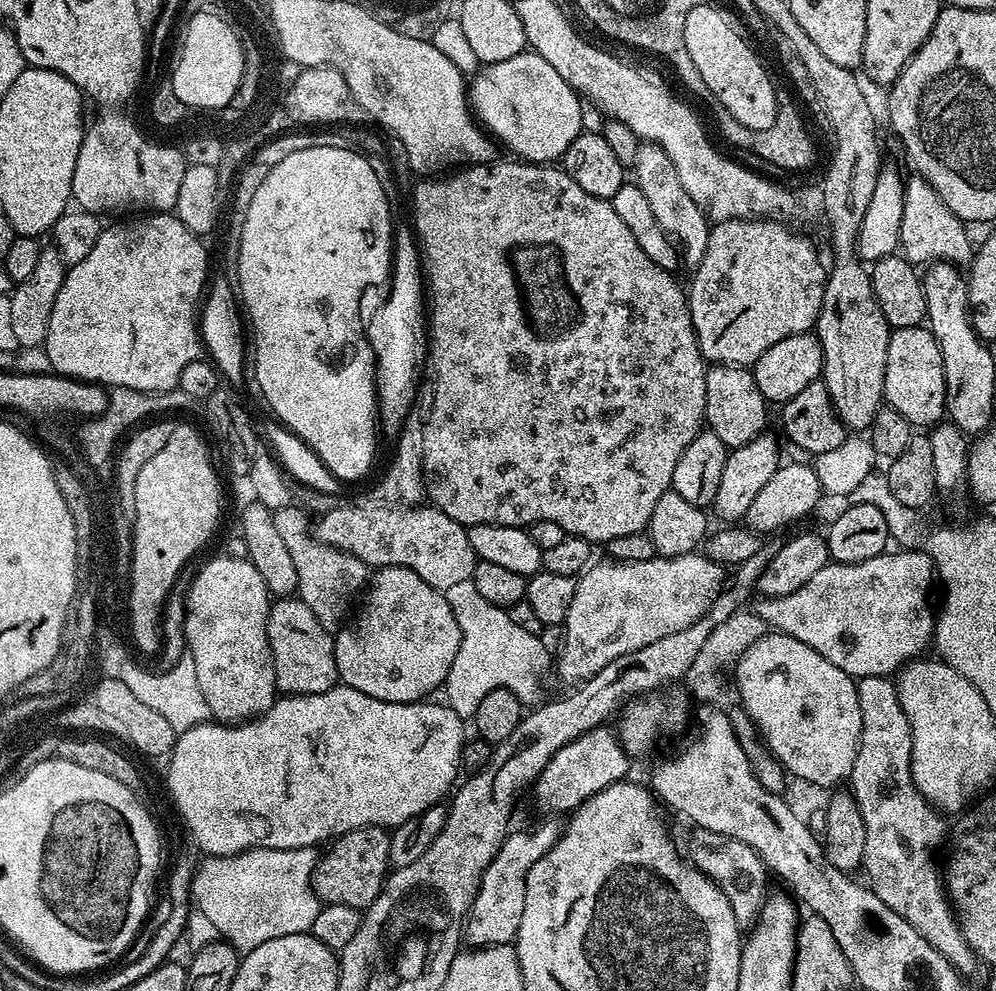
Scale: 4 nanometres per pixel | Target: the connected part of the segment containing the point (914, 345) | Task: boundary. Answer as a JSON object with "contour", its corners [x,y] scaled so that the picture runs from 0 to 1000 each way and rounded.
{"contour":[[[931,329],[897,334],[894,349],[890,349],[888,408],[902,414],[906,422],[924,434],[935,433],[949,423],[952,403],[946,373],[946,353],[942,353],[942,345]]]}

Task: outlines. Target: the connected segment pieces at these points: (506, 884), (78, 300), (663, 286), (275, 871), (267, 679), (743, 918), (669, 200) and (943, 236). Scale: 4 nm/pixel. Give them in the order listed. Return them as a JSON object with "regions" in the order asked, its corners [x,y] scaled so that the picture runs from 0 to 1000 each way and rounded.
{"regions":[[[[546,825],[539,836],[531,840],[511,839],[501,858],[484,882],[476,910],[466,930],[465,943],[471,954],[479,957],[491,957],[497,953],[514,953],[520,942],[520,930],[524,930],[524,918],[528,914],[528,882],[532,874],[540,870],[560,850],[564,839],[563,828],[558,825]]],[[[141,216],[136,220],[129,220],[126,226],[112,226],[103,231],[94,244],[94,252],[82,260],[82,264],[71,267],[64,275],[62,293],[58,293],[58,301],[54,301],[54,313],[50,313],[50,325],[46,333],[46,341],[42,348],[42,355],[48,358],[52,366],[51,374],[61,379],[71,379],[74,383],[83,383],[111,390],[112,392],[130,392],[144,396],[170,396],[173,392],[180,392],[183,373],[191,369],[191,365],[202,362],[203,344],[202,332],[199,330],[199,308],[207,295],[207,284],[210,282],[210,251],[202,239],[196,238],[177,219],[176,216]]],[[[521,159],[510,161],[495,160],[489,165],[475,165],[455,173],[455,178],[445,180],[426,180],[422,187],[414,194],[414,210],[418,213],[416,237],[420,243],[421,255],[424,259],[425,277],[428,280],[428,295],[432,300],[432,314],[428,319],[429,330],[429,360],[428,379],[438,383],[438,408],[434,408],[434,424],[430,424],[430,440],[426,440],[426,456],[430,456],[430,474],[434,480],[434,492],[428,497],[429,504],[440,515],[444,515],[456,527],[473,531],[475,529],[499,529],[500,531],[516,531],[529,534],[536,527],[560,527],[566,538],[580,543],[588,543],[595,551],[609,550],[611,545],[624,543],[624,539],[641,539],[648,536],[653,527],[653,519],[657,519],[657,511],[665,498],[669,498],[675,491],[677,474],[681,471],[681,462],[697,446],[697,442],[708,431],[707,415],[709,414],[709,364],[703,356],[699,344],[699,334],[693,321],[691,301],[688,288],[682,287],[676,275],[670,274],[661,264],[653,264],[653,259],[641,248],[637,236],[629,229],[629,224],[616,212],[613,202],[605,202],[596,196],[588,196],[576,180],[566,173],[565,169],[554,165],[536,165]]],[[[248,856],[237,864],[209,864],[200,869],[193,886],[192,907],[201,920],[213,931],[218,946],[232,953],[244,963],[271,951],[271,947],[287,947],[287,942],[312,941],[315,926],[319,926],[323,910],[313,897],[313,879],[319,867],[317,856],[275,858],[274,856]]],[[[220,559],[196,574],[187,598],[183,641],[189,645],[187,656],[195,664],[209,717],[218,728],[254,726],[279,705],[269,647],[270,613],[267,587],[250,565]]],[[[696,835],[695,845],[691,848],[690,867],[696,876],[713,885],[729,902],[737,926],[745,934],[755,934],[763,927],[763,919],[773,903],[771,884],[773,877],[756,856],[741,846],[729,846],[729,842],[717,842],[708,836]]],[[[644,144],[641,159],[637,166],[637,185],[645,192],[649,204],[653,204],[653,212],[657,220],[661,220],[661,228],[669,237],[675,239],[688,267],[698,268],[705,264],[705,256],[709,256],[709,244],[713,233],[713,223],[708,218],[701,204],[689,196],[689,188],[685,188],[685,180],[681,180],[681,172],[677,172],[677,163],[673,163],[673,155],[659,145]]],[[[916,180],[908,187],[908,219],[904,233],[906,257],[917,268],[931,268],[941,264],[968,268],[978,257],[978,245],[972,239],[969,223],[956,215],[954,208],[926,180]]]]}

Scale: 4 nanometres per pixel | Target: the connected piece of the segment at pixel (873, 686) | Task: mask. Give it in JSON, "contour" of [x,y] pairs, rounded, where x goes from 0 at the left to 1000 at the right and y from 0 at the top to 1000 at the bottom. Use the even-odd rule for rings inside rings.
{"contour":[[[864,682],[859,686],[859,695],[861,696],[861,712],[865,712],[865,741],[863,742],[861,761],[857,765],[857,773],[855,774],[853,798],[861,809],[861,817],[865,817],[865,829],[869,834],[869,854],[867,855],[867,870],[865,876],[866,879],[871,879],[871,885],[869,885],[870,891],[873,893],[876,899],[882,902],[882,906],[886,906],[886,910],[890,910],[890,914],[894,914],[894,918],[898,918],[898,922],[902,922],[914,934],[918,934],[918,938],[922,938],[922,942],[926,942],[926,947],[930,947],[930,951],[934,951],[934,955],[942,963],[949,965],[960,981],[964,983],[976,981],[982,976],[980,964],[976,962],[975,955],[970,951],[970,947],[964,937],[964,931],[960,929],[960,922],[956,919],[956,910],[952,907],[952,901],[948,894],[945,873],[944,876],[940,873],[940,859],[943,858],[944,851],[946,851],[946,856],[950,848],[950,831],[948,836],[949,824],[933,811],[932,806],[922,797],[922,793],[916,784],[916,734],[910,725],[910,716],[906,714],[906,708],[900,699],[900,691],[891,682]]]}

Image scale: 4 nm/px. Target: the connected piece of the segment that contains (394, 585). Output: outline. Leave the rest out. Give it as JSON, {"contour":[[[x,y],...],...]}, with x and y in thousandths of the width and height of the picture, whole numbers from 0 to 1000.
{"contour":[[[388,571],[372,578],[364,601],[365,610],[361,619],[357,623],[354,621],[335,642],[340,689],[363,700],[371,700],[371,704],[380,704],[384,708],[417,710],[433,703],[430,701],[437,694],[439,697],[452,680],[456,660],[460,660],[462,651],[460,624],[456,624],[456,616],[452,616],[452,607],[448,607],[445,596],[432,591],[432,587],[424,587],[424,583],[411,573]]]}

